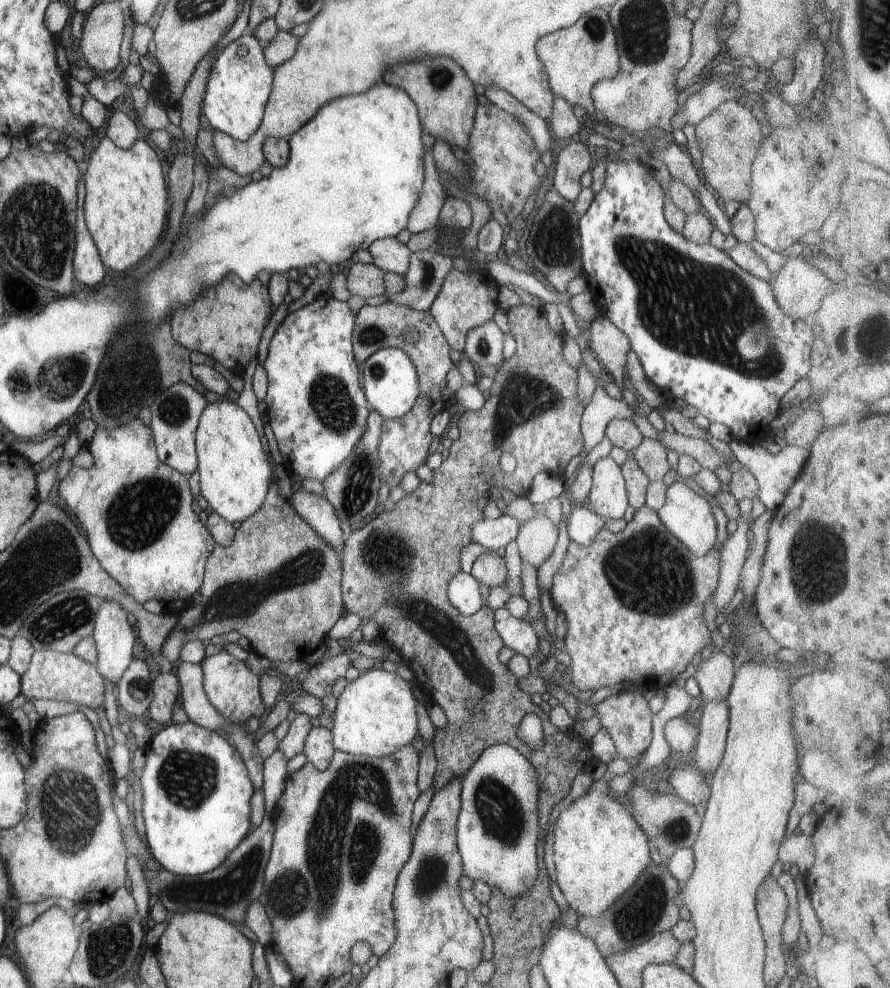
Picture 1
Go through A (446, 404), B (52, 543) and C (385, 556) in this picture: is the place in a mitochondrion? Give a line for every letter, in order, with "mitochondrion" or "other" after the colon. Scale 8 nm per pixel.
A: other
B: mitochondrion
C: mitochondrion

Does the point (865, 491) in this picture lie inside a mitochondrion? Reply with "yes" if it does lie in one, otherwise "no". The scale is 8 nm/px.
yes

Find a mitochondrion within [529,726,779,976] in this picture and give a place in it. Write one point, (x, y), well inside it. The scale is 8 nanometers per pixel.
(642, 910)

